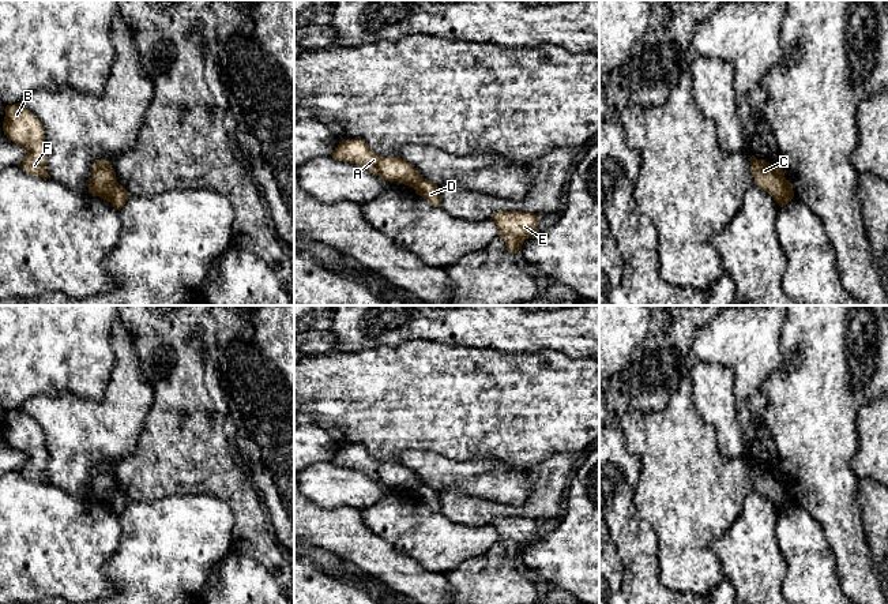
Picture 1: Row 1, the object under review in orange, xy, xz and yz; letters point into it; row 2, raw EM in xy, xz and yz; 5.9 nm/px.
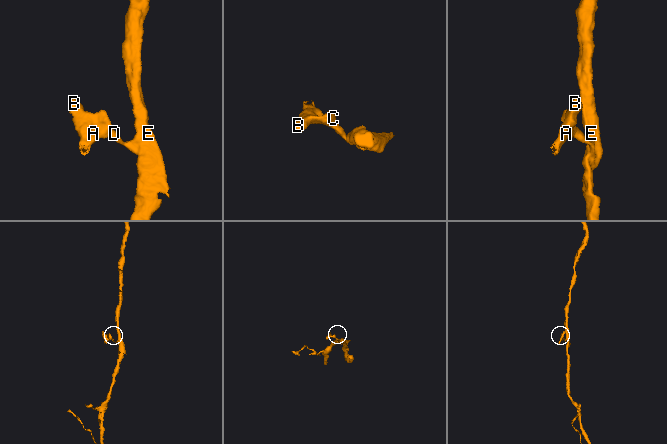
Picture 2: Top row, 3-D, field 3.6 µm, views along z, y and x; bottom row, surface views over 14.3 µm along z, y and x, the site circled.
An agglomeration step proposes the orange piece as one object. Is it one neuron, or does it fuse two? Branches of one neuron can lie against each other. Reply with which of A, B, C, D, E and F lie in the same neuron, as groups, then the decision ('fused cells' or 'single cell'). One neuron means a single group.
A B C F / D E | fused cells

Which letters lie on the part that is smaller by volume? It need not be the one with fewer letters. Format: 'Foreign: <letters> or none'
Foreign: A, B, C, F

